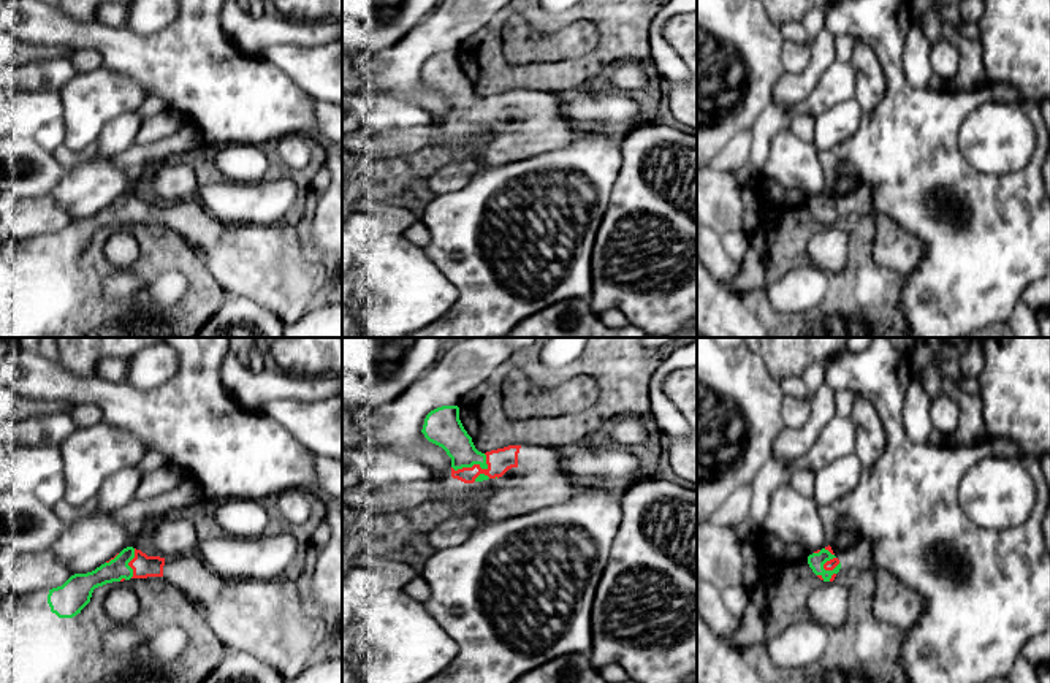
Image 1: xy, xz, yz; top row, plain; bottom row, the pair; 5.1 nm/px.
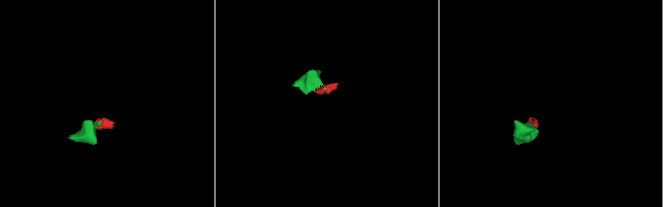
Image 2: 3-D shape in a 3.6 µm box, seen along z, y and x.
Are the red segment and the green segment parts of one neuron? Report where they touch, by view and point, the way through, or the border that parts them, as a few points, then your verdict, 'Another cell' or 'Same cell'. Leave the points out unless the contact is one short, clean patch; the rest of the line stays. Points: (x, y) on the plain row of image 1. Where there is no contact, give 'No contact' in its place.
Touches red at xz (474, 110). Path across: xz (499, 106), (485, 113), (474, 110), (442, 72). Same cell

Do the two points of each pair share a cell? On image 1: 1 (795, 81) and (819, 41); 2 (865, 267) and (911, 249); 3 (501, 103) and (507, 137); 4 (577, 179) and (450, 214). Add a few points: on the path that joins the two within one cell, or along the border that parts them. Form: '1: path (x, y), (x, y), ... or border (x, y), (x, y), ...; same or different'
1: path (806, 76), (817, 65), (819, 53); same
2: border (876, 224), (873, 259), (903, 276); different
3: path (512, 105), (526, 119), (518, 129); same
4: path (545, 211), (539, 216), (482, 216); same

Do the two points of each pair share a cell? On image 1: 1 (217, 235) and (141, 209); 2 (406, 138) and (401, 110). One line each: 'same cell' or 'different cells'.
1: same cell
2: different cells

